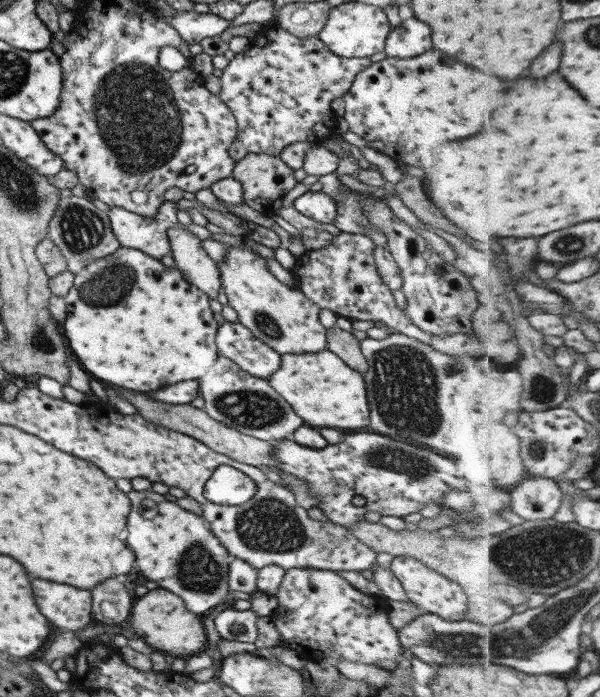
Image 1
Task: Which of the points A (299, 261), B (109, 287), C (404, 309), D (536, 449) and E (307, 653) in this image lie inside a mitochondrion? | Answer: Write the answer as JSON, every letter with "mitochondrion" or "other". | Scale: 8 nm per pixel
{"A":"other","B":"mitochondrion","C":"other","D":"mitochondrion","E":"other"}

